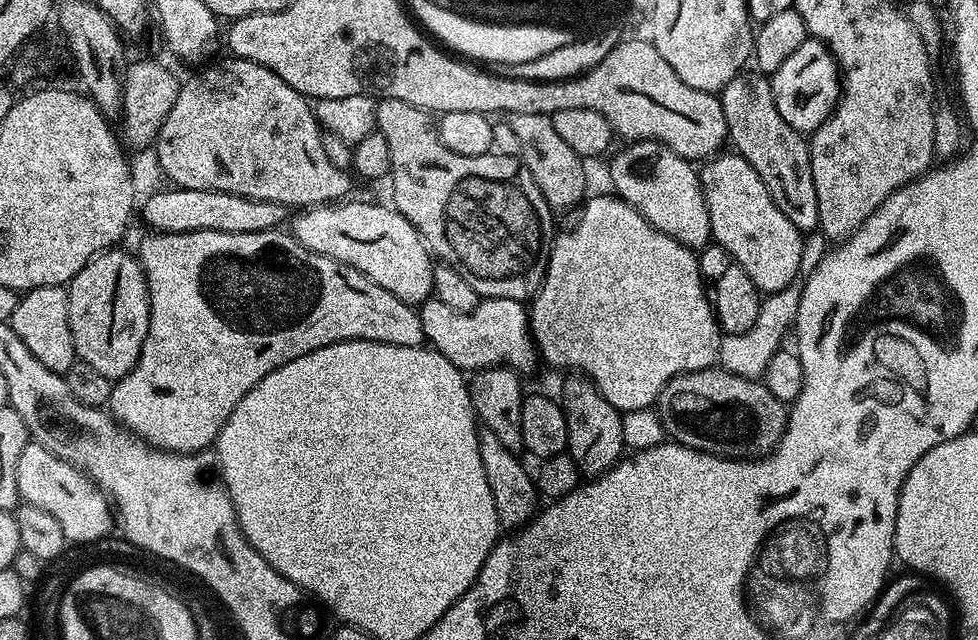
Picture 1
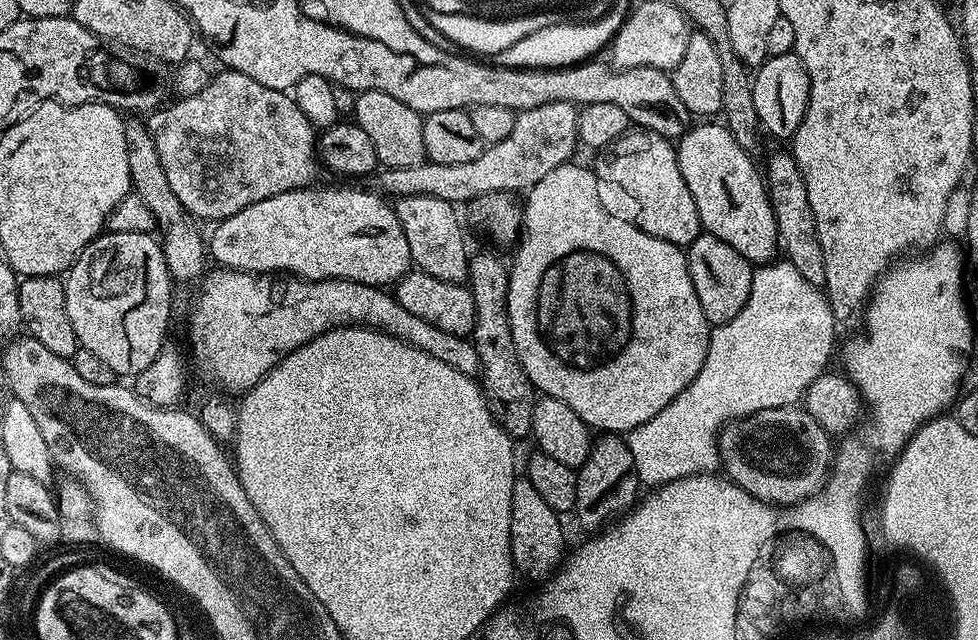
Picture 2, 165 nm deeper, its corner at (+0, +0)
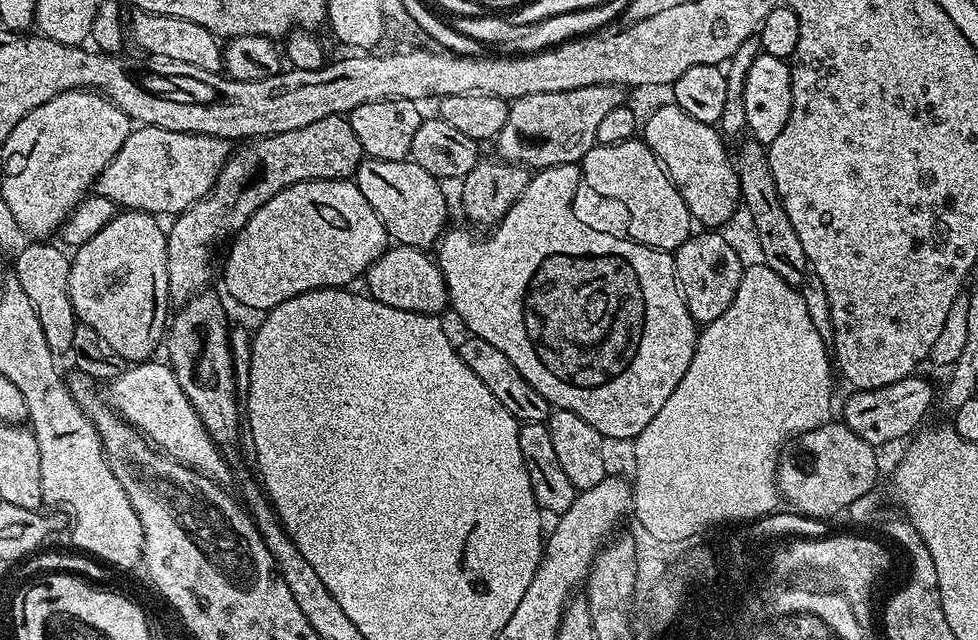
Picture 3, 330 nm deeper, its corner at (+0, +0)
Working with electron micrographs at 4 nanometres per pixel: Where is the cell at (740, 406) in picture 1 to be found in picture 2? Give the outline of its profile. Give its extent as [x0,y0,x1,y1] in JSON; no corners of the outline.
[718,406,833,504]

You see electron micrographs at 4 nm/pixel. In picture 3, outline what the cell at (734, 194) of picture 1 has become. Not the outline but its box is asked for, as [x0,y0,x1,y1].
[642,102,741,230]

